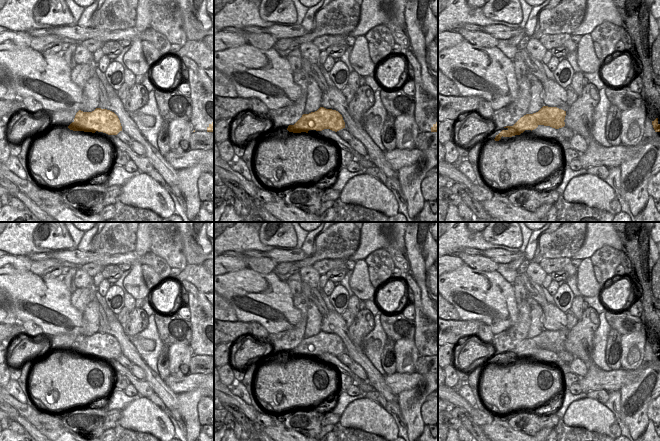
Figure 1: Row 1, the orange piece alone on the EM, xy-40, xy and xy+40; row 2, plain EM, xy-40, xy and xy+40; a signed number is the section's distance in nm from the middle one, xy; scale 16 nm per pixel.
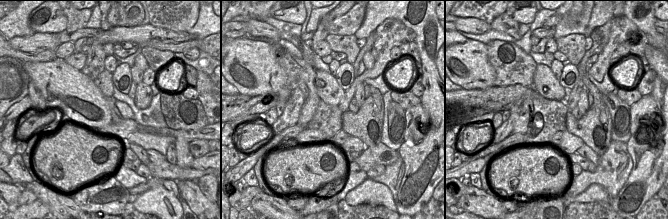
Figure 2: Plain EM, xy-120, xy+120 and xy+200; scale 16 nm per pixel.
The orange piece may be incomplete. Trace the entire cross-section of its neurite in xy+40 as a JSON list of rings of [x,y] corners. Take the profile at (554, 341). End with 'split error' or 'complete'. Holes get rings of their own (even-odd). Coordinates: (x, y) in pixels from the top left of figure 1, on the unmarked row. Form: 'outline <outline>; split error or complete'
outline [[[543,330],[538,336],[526,338],[521,341],[513,350],[506,350],[502,353],[494,353],[491,362],[499,365],[501,361],[512,361],[520,359],[525,354],[534,354],[539,349],[550,350],[559,353],[565,350],[566,335],[557,331]]]; split error

